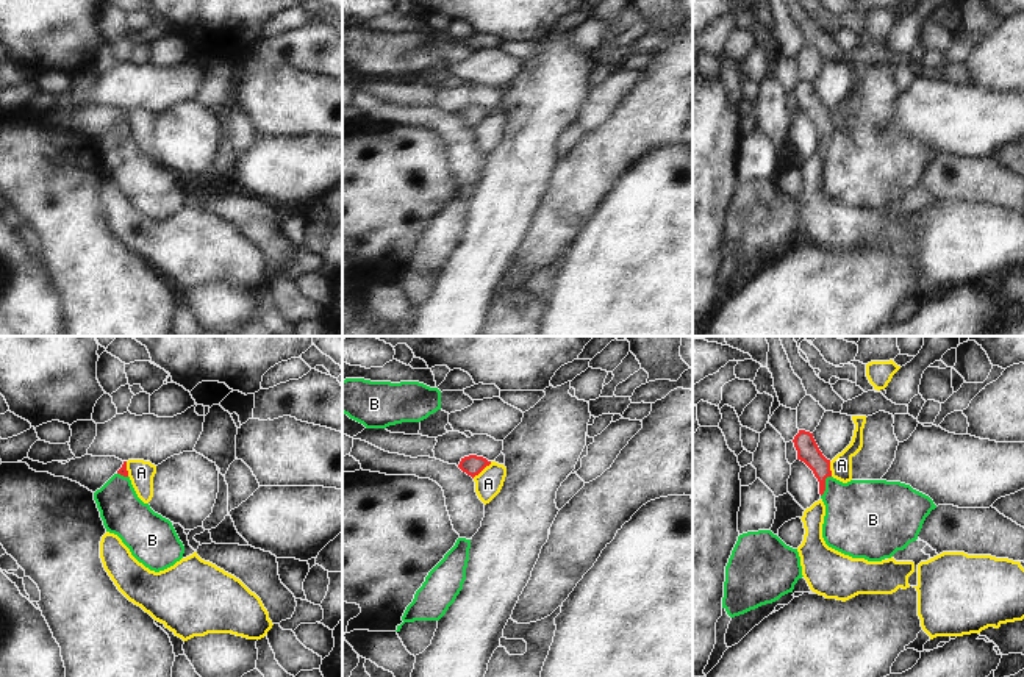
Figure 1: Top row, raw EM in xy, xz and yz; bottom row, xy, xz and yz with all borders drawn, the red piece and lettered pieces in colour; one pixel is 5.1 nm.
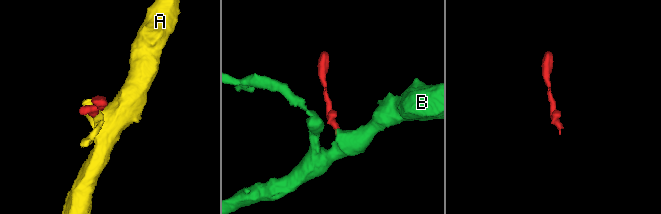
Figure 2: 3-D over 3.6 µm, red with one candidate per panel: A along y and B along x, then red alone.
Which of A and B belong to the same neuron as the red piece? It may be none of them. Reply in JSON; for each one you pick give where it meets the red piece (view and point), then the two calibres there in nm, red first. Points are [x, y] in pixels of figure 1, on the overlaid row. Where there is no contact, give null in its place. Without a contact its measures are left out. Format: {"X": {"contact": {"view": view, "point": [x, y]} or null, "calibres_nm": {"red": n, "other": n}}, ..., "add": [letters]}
{"B": {"contact": {"view": "yz", "point": [824, 485]}, "calibres_nm": {"red": 120, "other": 380}}, "add": ["B"]}

